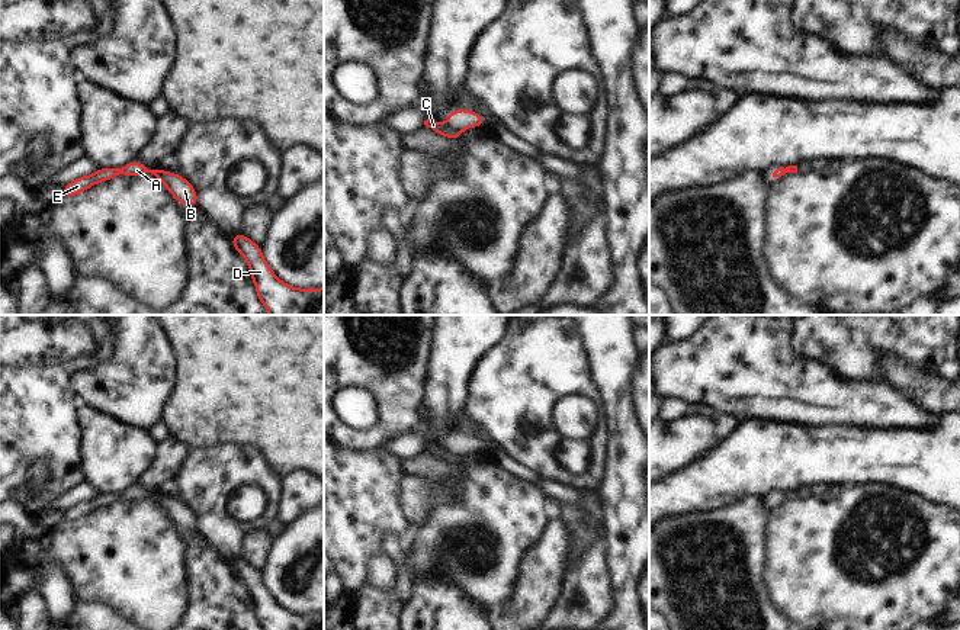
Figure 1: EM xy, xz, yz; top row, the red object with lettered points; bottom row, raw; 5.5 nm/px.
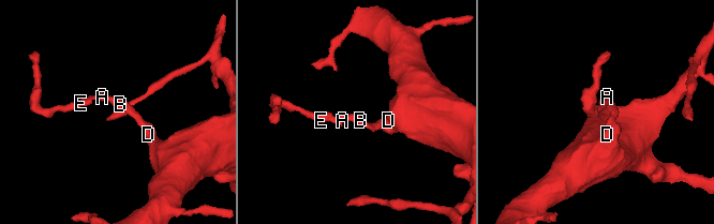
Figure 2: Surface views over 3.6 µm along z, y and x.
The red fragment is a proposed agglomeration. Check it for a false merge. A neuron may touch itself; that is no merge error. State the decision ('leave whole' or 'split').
split

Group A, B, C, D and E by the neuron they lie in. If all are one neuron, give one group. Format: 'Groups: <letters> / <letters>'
Groups: A B D / C E

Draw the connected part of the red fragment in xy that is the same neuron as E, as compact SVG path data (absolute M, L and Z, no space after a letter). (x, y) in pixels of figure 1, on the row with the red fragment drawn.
M110 167L100 168L96 173L93 173L91 176L83 176L80 179L76 179L74 181L65 184L61 192L61 197L76 196L76 195L84 192L86 189L89 189L100 181L110 180L119 174L122 174L122 168L110 168Z

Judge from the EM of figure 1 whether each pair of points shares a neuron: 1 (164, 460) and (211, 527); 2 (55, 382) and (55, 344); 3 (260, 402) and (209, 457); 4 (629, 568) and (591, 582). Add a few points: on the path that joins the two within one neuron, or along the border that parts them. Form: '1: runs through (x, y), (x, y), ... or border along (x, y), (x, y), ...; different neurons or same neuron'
1: border along (190, 450), (173, 478); different neurons
2: border along (89, 354), (67, 362), (22, 367); different neurons
3: border along (254, 446), (214, 444), (190, 450); different neurons
4: border along (601, 542), (610, 577), (610, 610); different neurons

